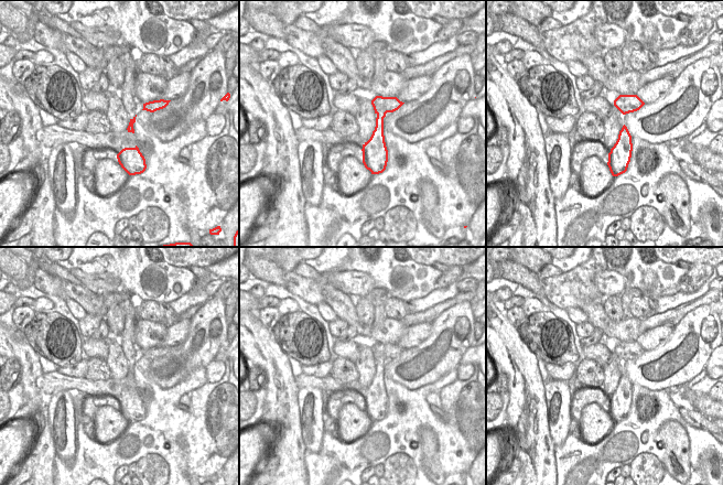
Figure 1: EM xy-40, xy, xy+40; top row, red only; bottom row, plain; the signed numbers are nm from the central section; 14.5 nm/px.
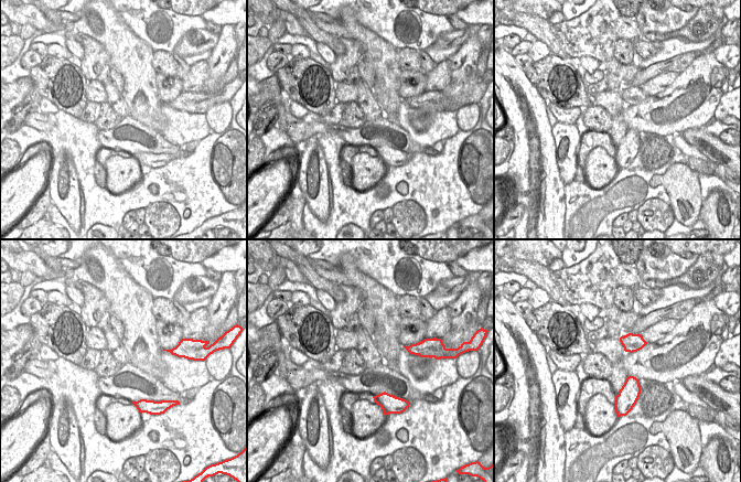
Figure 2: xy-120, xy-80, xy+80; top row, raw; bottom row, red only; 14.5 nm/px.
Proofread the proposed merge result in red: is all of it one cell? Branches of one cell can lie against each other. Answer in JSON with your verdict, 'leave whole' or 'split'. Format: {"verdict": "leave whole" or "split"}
{"verdict": "split"}

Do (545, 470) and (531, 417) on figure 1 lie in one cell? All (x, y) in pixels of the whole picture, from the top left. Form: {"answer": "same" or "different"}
{"answer": "same"}

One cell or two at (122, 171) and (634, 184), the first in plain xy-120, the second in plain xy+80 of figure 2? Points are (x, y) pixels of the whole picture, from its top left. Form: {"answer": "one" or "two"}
{"answer": "two"}

